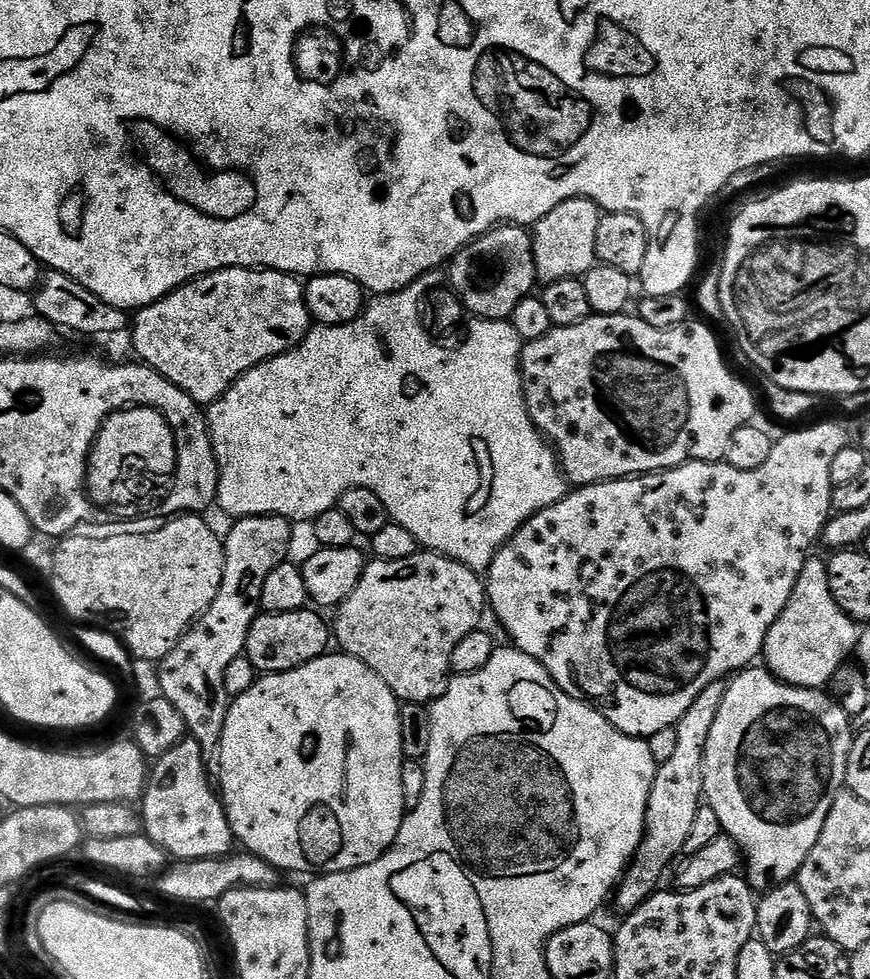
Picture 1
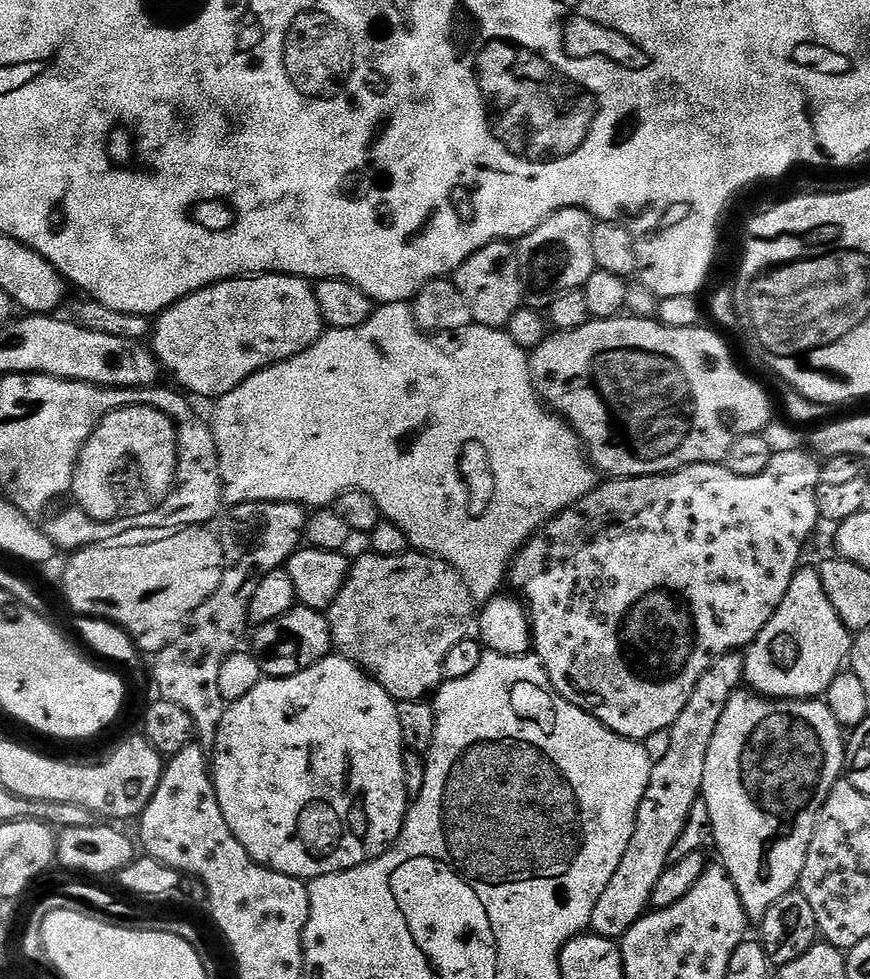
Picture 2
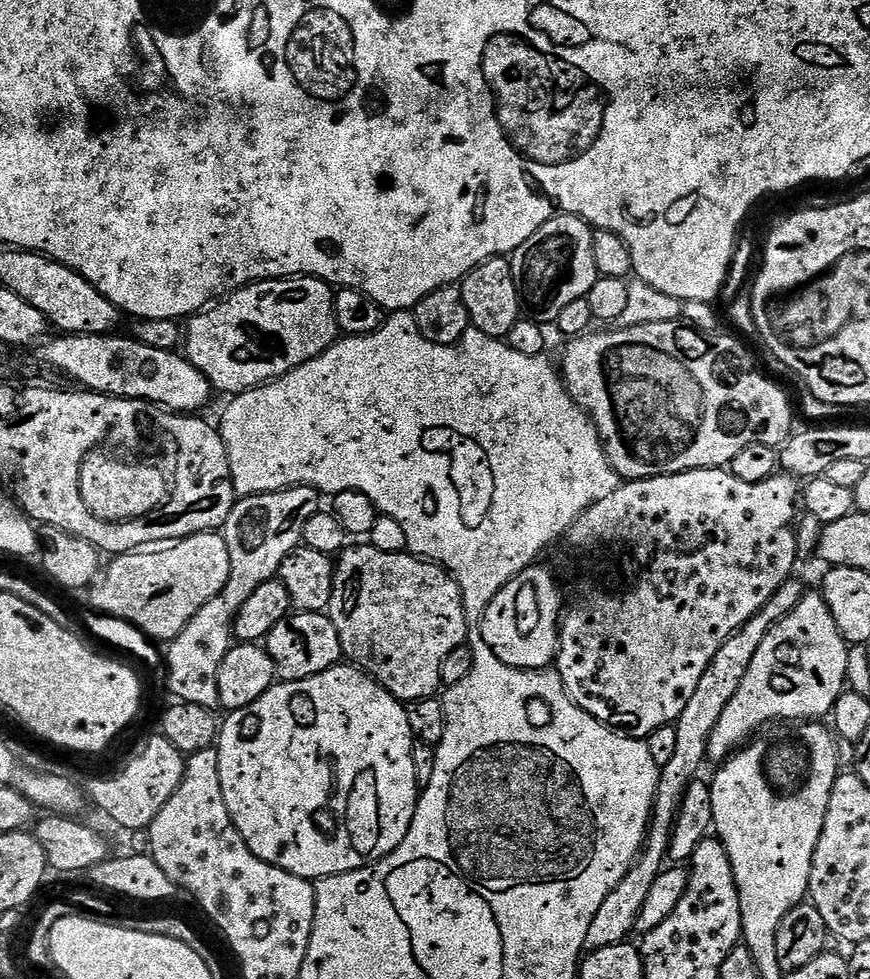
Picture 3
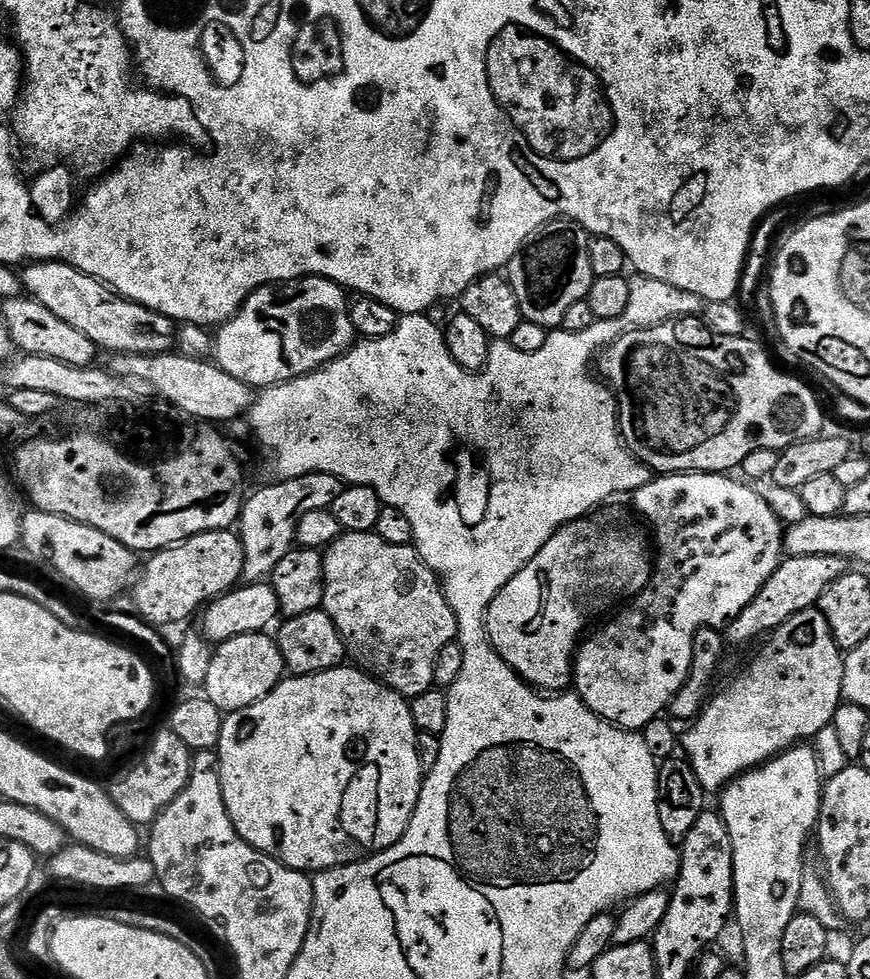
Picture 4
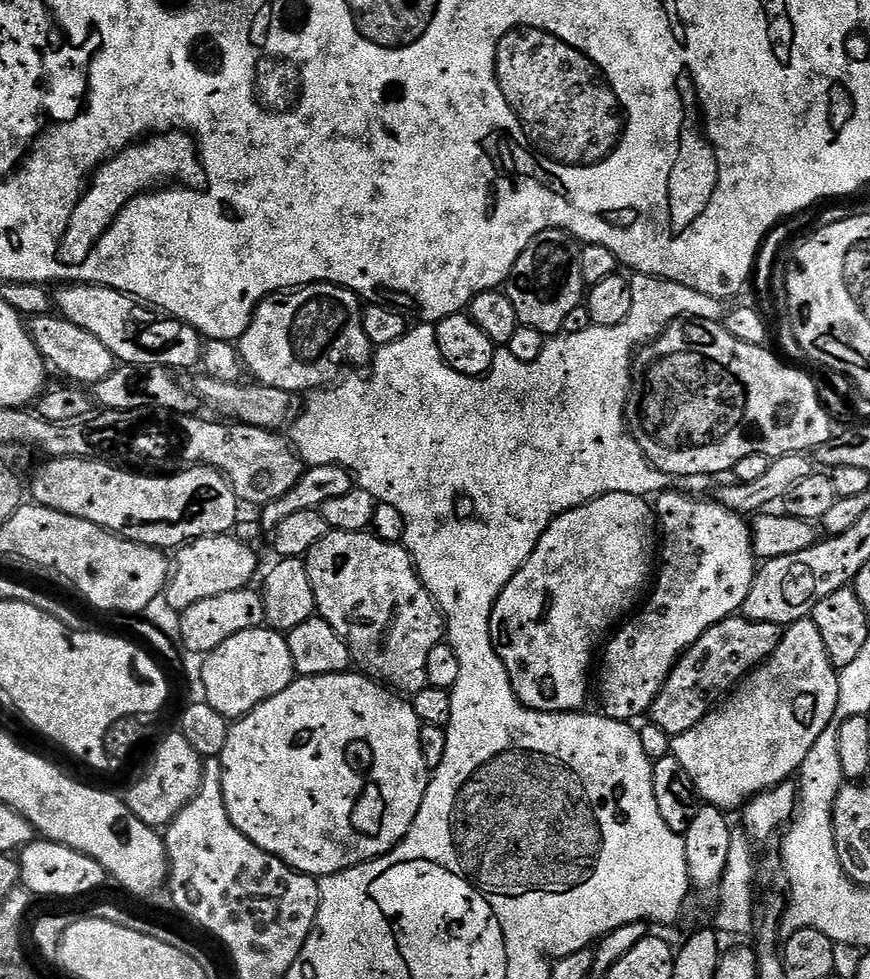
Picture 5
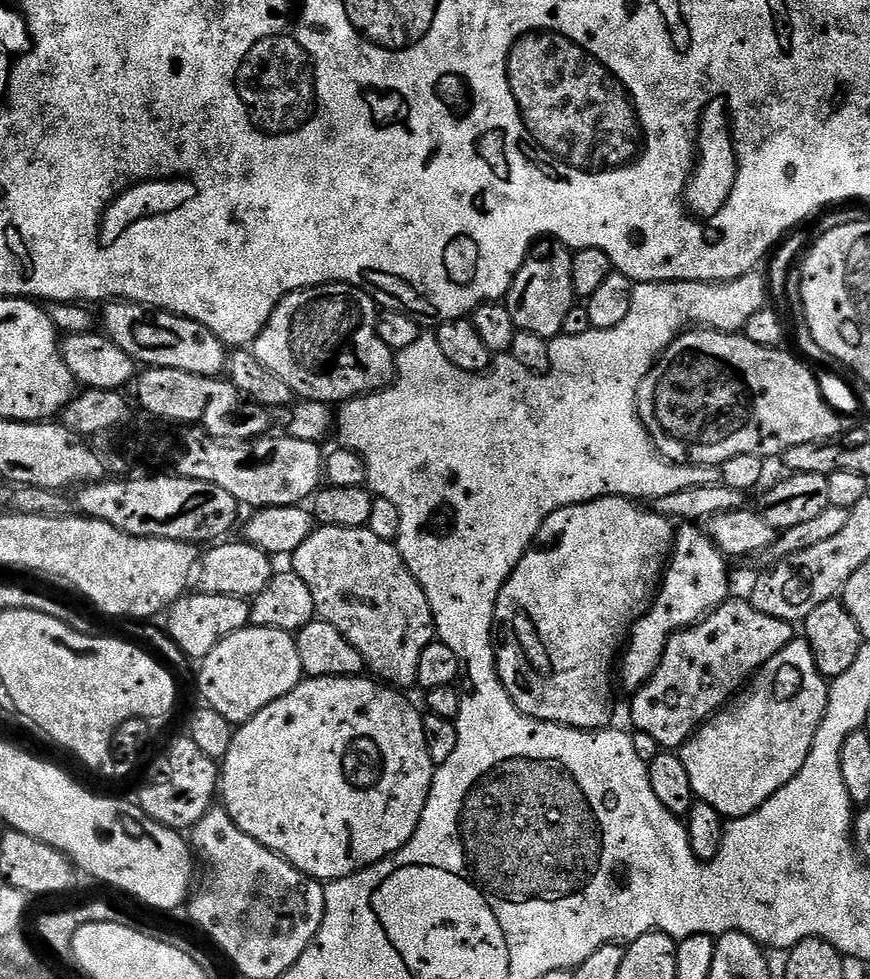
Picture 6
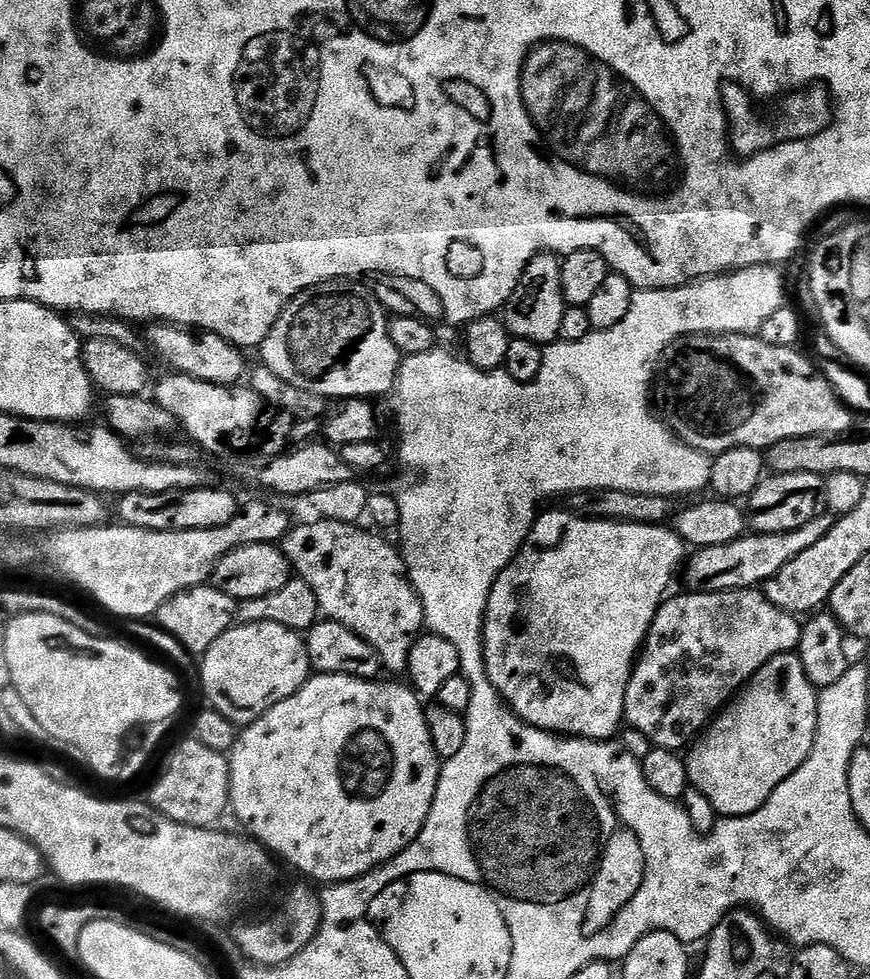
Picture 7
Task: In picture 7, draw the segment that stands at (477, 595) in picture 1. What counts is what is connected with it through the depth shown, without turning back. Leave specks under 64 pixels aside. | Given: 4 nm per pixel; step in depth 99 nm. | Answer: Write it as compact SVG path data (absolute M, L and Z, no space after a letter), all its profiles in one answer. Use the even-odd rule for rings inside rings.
M313 519L313 524L297 523L282 541L282 551L292 566L292 571L299 579L314 590L314 598L318 598L321 613L329 620L336 620L342 626L354 630L374 650L378 650L381 665L392 672L407 673L410 650L414 642L425 631L424 611L418 594L408 581L408 570L404 567L404 558L396 552L375 531L367 532L364 526L343 524L333 520Z

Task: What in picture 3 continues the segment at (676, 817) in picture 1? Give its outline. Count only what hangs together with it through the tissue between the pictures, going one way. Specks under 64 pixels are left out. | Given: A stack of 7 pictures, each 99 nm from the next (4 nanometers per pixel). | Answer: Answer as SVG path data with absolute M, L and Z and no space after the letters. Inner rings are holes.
M790 578L766 602L766 606L750 622L741 626L735 634L714 654L706 674L694 686L694 694L690 702L686 702L686 710L677 718L675 726L678 743L674 746L674 754L670 762L663 764L660 770L660 781L652 807L652 820L648 823L648 835L644 837L644 847L640 850L635 862L630 866L626 878L606 894L606 902L598 906L598 914L594 914L594 922L590 922L590 930L586 930L585 949L588 952L602 950L606 946L625 943L628 935L636 932L638 914L650 895L650 886L654 886L654 878L662 871L666 864L668 843L672 840L672 827L676 824L676 816L680 813L682 798L690 786L690 782L701 775L700 767L708 760L708 743L714 734L714 726L718 726L718 718L722 718L722 710L730 706L730 698L738 694L738 686L742 686L742 678L746 678L746 670L750 670L750 662L754 662L754 654L758 654L758 646L762 646L762 638L779 622L806 594L806 588Z

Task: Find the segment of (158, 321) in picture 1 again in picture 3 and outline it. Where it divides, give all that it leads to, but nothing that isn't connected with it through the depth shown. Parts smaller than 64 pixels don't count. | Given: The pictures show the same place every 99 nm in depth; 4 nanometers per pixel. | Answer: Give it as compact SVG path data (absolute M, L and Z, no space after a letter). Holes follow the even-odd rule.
M281 276L278 280L258 280L246 284L187 321L182 332L182 352L188 361L212 383L217 393L239 394L277 380L290 370L318 358L341 335L334 312L333 285L317 276Z

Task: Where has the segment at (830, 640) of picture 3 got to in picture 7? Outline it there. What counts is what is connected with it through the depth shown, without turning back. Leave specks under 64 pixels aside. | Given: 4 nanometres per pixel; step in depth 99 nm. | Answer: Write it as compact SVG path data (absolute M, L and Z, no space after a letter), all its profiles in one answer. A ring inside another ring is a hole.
M782 654L766 662L687 749L689 785L710 798L717 817L754 814L806 762L814 746L817 695L799 655Z

